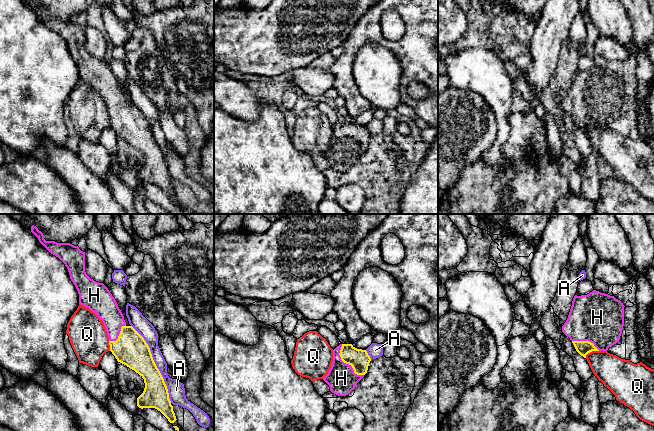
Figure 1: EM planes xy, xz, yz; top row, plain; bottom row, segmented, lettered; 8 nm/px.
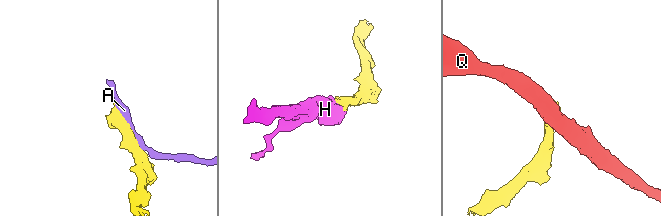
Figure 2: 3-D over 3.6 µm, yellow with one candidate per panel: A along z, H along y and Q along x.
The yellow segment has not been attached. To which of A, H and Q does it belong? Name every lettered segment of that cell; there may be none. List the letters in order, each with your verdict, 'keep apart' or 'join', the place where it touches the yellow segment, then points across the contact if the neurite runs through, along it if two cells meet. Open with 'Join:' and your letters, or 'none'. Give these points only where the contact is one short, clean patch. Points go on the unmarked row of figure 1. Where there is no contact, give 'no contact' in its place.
Join: H
A: keep apart; contact xy (155, 140)
H: join; contact xz (346, 139)
Q: keep apart; contact yz (591, 127); border yz (598, 126), (592, 126), (585, 133)

